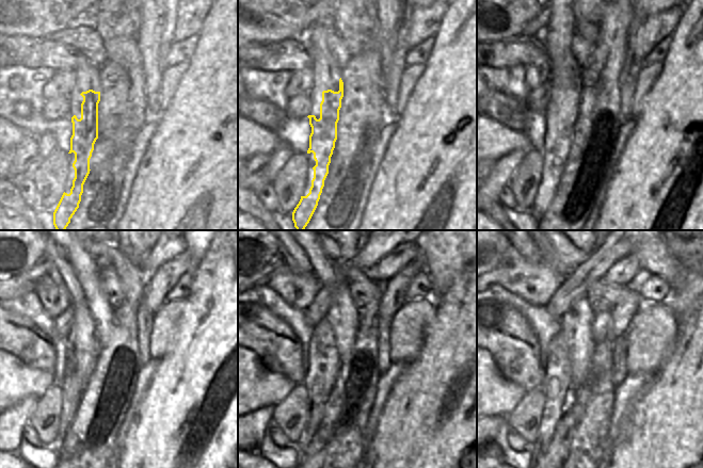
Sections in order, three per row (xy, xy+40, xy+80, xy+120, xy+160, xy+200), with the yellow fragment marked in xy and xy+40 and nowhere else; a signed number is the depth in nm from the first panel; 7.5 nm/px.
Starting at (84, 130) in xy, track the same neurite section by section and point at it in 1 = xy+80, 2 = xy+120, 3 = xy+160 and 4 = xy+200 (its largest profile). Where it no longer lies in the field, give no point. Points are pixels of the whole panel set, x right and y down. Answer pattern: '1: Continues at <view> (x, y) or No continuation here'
1: Continues at xy+80 (559, 132)
2: Continues at xy+120 (90, 350)
3: Continues at xy+160 (329, 367)
4: Continues at xy+200 (564, 368).

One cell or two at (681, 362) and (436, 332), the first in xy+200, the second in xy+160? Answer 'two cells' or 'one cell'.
one cell

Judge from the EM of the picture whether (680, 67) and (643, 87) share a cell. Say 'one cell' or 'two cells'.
two cells

